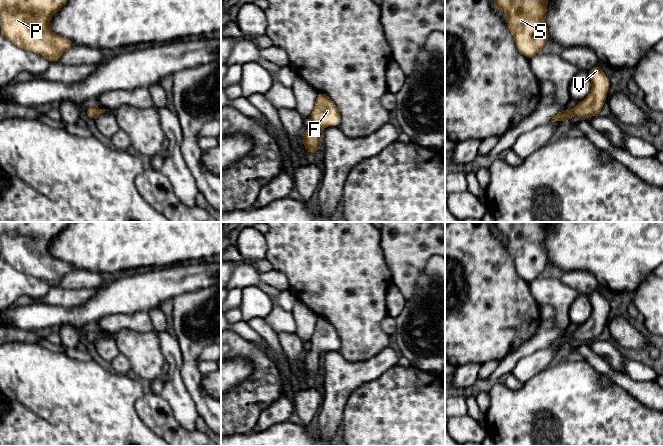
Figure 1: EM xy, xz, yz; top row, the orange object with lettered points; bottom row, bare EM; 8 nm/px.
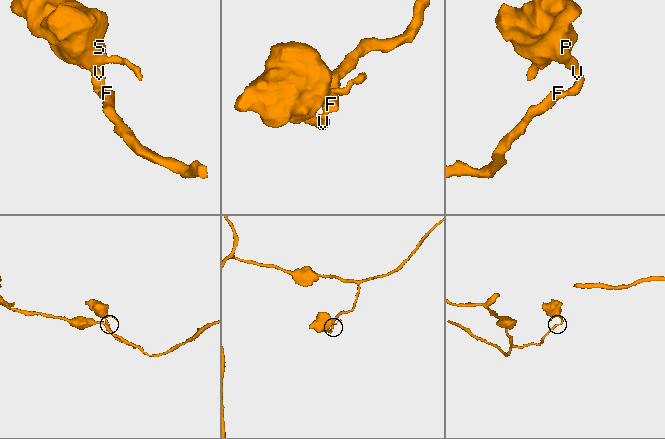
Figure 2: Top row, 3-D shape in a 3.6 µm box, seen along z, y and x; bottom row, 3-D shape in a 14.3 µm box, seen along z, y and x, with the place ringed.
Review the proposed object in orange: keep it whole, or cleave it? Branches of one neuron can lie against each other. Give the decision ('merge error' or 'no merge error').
no merge error

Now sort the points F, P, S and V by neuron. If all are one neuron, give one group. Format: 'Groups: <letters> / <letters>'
Groups: F P S V

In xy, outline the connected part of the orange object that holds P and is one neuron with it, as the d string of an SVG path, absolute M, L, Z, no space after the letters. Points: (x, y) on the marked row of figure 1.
M0 0L1 34L24 50L58 62L73 42L54 33L49 22L67 1Z

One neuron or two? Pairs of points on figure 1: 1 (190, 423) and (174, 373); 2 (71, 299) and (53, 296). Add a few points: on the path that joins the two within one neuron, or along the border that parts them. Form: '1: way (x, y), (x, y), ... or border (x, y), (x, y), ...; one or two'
1: way (185, 411), (181, 401), (174, 392), (174, 385); one
2: way (67, 298), (57, 296); one

